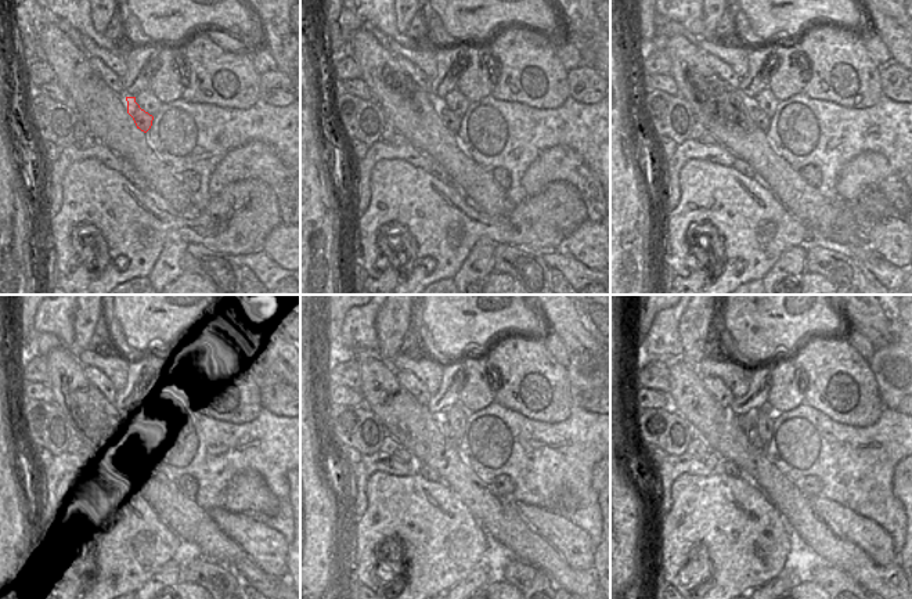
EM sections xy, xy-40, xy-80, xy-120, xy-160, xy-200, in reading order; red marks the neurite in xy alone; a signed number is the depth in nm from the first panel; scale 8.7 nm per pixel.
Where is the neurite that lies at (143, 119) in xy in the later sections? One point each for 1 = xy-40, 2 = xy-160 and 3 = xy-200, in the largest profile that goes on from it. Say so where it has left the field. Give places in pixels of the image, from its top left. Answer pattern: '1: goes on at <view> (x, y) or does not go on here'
1: goes on at xy-40 (453, 122)
2: goes on at xy-160 (450, 440)
3: goes on at xy-200 (753, 437)

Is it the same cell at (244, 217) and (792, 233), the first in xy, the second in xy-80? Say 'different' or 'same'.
same

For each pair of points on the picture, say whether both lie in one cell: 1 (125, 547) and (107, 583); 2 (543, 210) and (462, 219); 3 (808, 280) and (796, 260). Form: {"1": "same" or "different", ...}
{"1": "same", "2": "same", "3": "different"}

